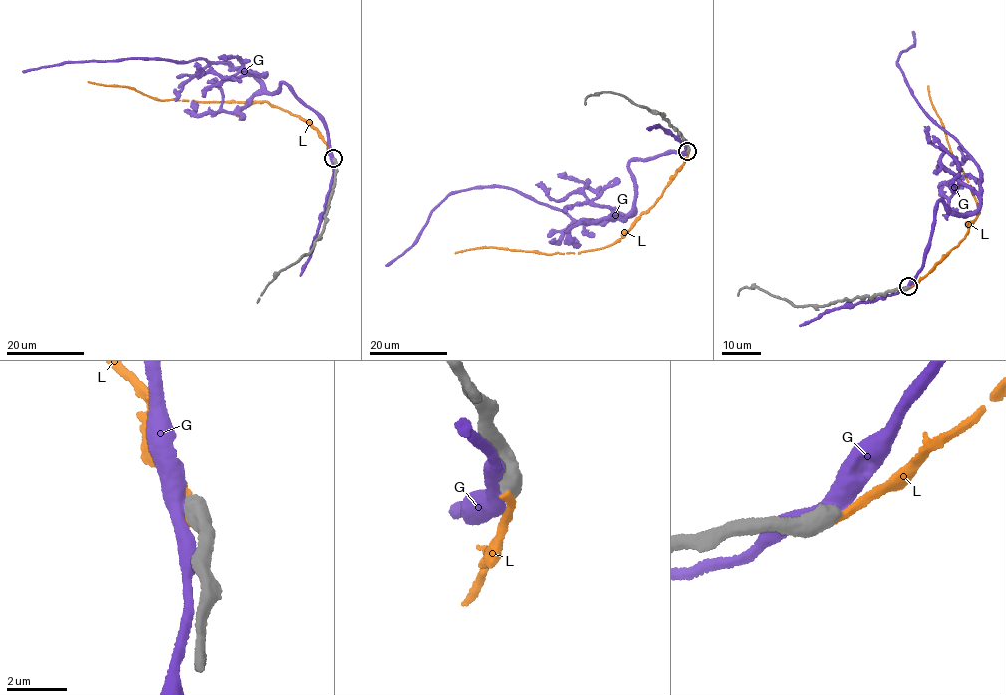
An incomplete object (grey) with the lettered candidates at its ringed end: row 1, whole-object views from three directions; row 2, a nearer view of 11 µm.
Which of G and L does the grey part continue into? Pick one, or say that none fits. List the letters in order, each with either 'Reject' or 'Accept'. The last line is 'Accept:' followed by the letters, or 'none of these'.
G: Reject
L: Reject
Accept: none of these

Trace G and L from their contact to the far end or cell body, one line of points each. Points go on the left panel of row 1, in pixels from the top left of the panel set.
G: (332, 160), (324, 120), (293, 90), (285, 83), (270, 92), (227, 64), (92, 60), (23, 72)
L: (333, 160), (328, 147), (309, 122), (263, 101), (248, 103), (154, 99), (121, 86), (88, 82)

